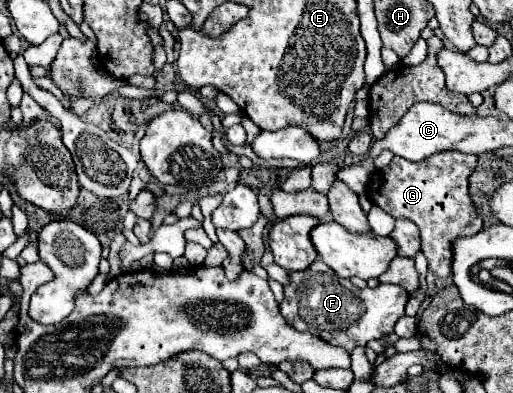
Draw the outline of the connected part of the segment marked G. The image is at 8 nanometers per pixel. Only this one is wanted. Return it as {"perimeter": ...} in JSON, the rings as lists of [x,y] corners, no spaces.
{"perimeter":[[[442,151],[420,163],[410,163],[408,159],[396,155],[390,165],[376,175],[372,189],[368,189],[374,205],[382,207],[394,219],[406,217],[418,225],[428,269],[442,279],[450,275],[452,241],[464,235],[474,235],[484,225],[468,195],[468,177],[474,167],[476,155],[466,155],[460,151]]]}

